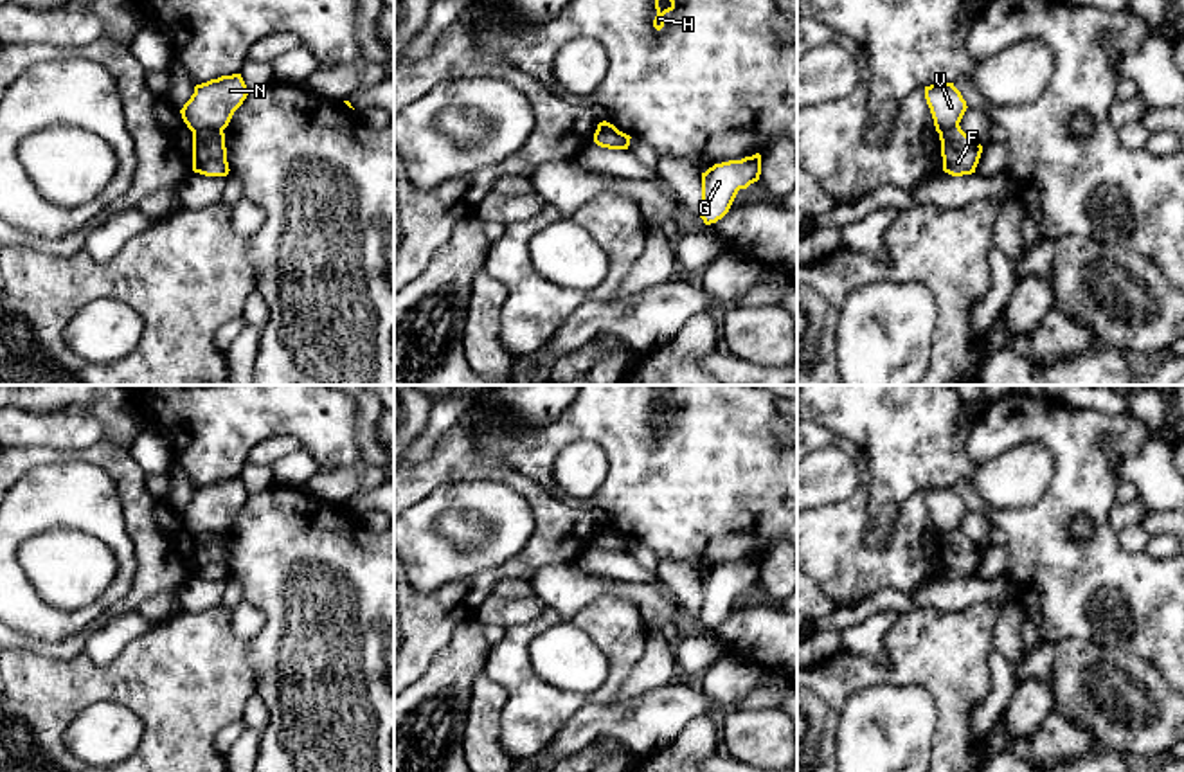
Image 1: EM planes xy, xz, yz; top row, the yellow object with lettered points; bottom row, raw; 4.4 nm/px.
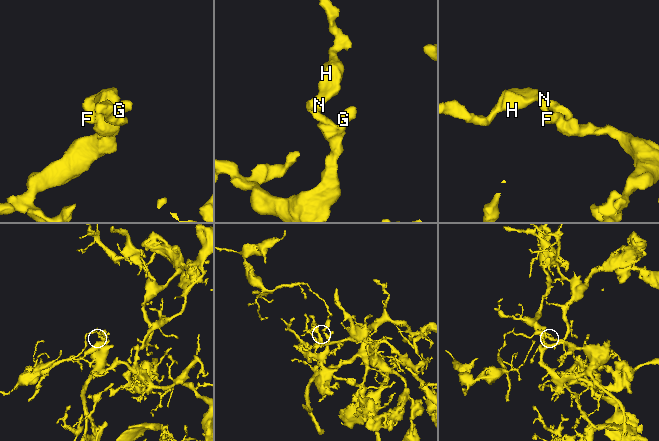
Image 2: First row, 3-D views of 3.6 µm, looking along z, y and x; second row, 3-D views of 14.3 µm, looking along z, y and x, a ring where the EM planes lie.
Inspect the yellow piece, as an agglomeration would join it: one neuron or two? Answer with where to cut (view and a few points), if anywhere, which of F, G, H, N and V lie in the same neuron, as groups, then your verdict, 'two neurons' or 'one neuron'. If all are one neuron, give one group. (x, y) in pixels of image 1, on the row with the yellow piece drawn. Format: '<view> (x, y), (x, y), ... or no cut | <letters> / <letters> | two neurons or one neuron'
xy (222, 130), (193, 132) | F G / H N V | two neurons

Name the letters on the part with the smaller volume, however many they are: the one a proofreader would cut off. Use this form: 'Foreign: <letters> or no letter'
Foreign: H, N, V

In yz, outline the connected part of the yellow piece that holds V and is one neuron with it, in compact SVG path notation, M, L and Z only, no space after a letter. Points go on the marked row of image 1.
M954 83L925 86L925 99L937 133L959 126L968 108Z

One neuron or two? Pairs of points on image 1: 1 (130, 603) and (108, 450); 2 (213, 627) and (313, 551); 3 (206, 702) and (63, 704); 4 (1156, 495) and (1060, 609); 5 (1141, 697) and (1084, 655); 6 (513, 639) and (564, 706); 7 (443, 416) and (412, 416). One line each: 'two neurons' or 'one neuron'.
1: one neuron
2: two neurons
3: one neuron
4: two neurons
5: one neuron
6: one neuron
7: two neurons

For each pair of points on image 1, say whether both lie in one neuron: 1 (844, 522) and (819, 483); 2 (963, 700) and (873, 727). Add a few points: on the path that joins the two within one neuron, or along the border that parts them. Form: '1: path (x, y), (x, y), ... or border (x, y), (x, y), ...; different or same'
1: border (857, 466), (857, 486), (844, 499), (816, 508); different
2: border (898, 684), (920, 684), (932, 700), (931, 751); different

